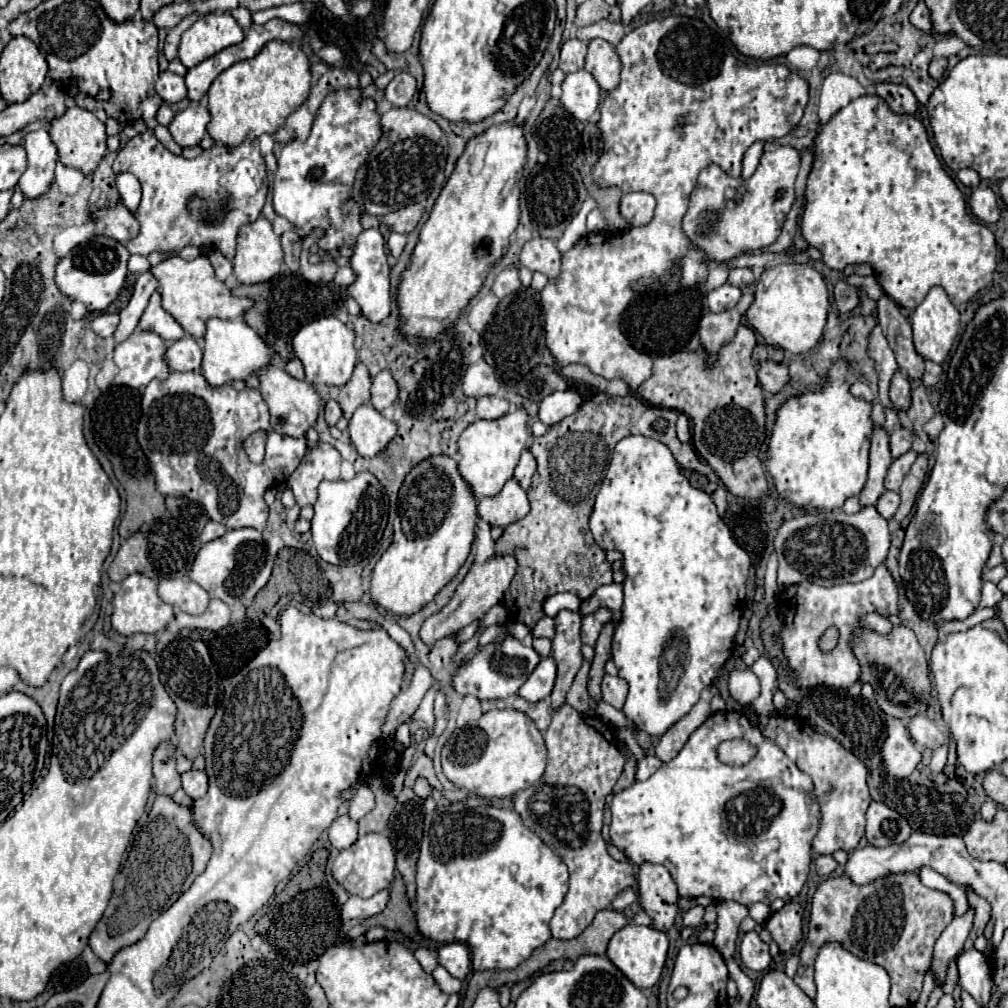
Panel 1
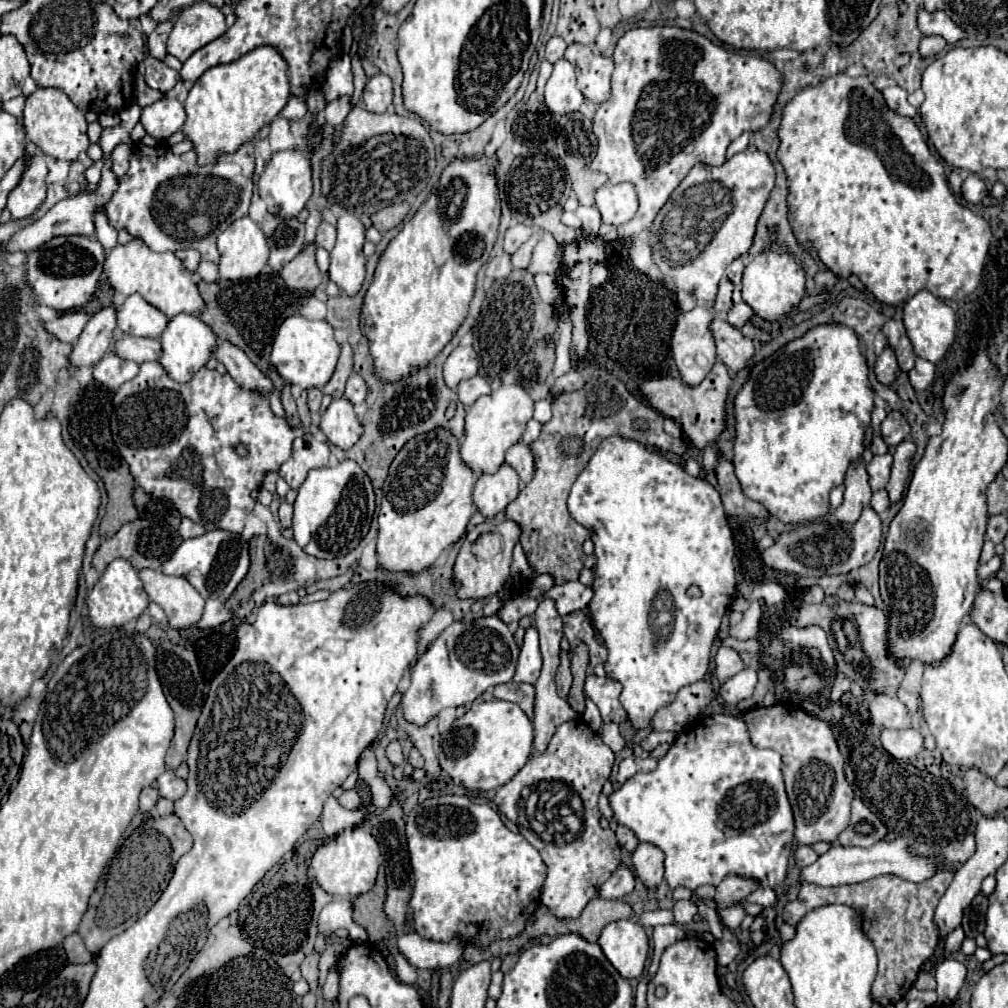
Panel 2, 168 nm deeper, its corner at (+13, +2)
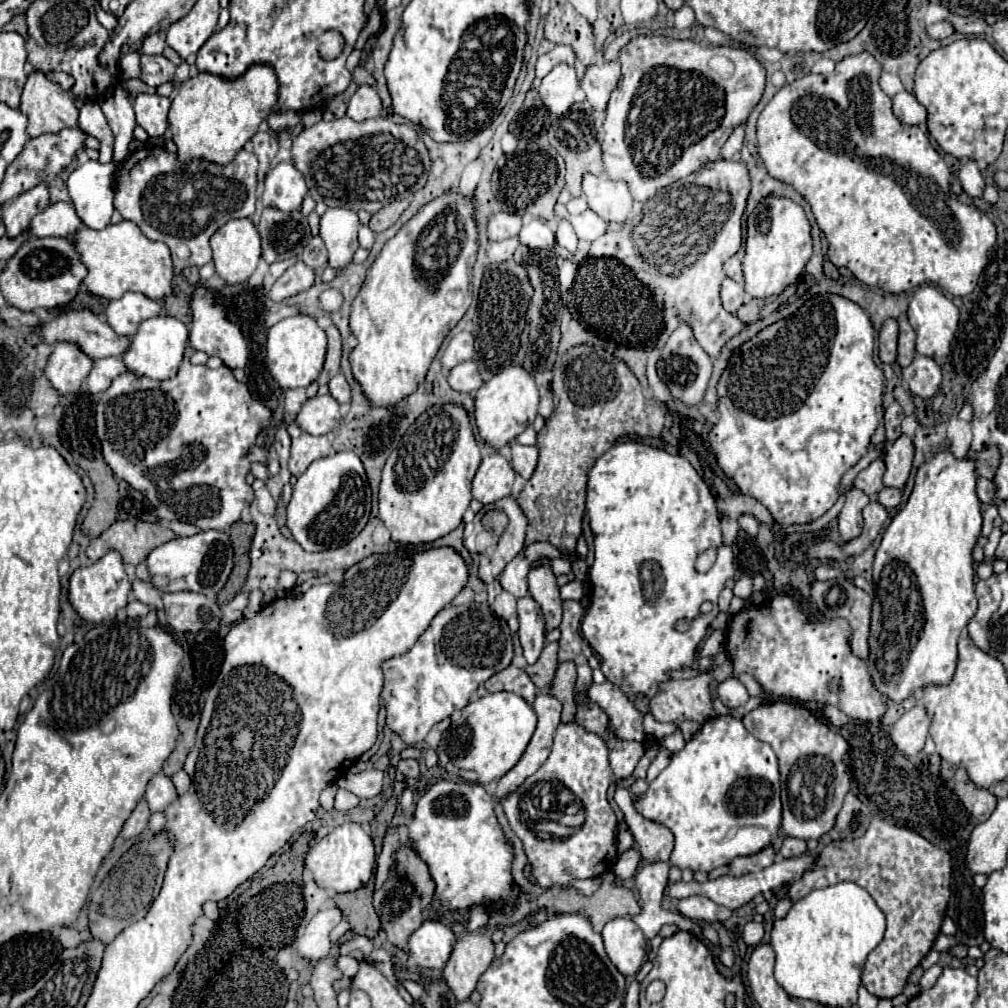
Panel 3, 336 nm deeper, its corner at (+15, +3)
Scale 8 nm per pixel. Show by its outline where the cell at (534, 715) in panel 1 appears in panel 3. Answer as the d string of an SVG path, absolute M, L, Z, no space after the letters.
M513 664L501 672L497 672L493 678L485 682L487 692L513 692L521 698L525 698L527 704L533 704L537 688L533 686L531 678L525 674L525 670L515 668Z

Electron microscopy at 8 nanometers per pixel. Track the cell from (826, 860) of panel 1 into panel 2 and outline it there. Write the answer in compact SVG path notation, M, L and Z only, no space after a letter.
M799 845L797 849L795 849L795 853L793 853L793 857L795 857L795 863L797 863L797 867L807 867L807 863L815 863L815 859L819 857L811 847L805 847L805 845Z

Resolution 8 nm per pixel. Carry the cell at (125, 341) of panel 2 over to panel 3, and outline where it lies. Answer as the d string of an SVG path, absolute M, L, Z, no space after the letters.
M71 310L71 312L55 316L53 320L45 322L41 326L41 338L49 344L53 344L55 340L75 342L93 360L101 360L101 358L107 358L107 356L121 356L121 354L125 354L125 346L129 346L127 336L119 336L107 322L101 322L89 310Z

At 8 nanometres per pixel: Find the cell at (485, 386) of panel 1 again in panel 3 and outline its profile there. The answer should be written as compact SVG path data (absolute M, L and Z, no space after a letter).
M459 332L447 346L441 362L443 362L443 368L447 370L453 370L453 366L461 364L461 362L467 362L467 360L473 360L475 356L475 348L473 348L473 336L471 332Z

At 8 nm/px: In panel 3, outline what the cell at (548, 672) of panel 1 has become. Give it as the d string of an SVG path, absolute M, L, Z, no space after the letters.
M525 596L517 600L517 614L519 614L519 640L523 646L523 656L527 664L537 662L541 650L545 646L545 618L539 610L539 604Z

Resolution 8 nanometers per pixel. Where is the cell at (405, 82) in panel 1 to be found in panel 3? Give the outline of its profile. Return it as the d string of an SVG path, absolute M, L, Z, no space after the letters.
M359 86L359 90L353 94L349 108L347 108L347 116L363 122L367 118L377 118L381 114L381 98L375 90L375 86Z

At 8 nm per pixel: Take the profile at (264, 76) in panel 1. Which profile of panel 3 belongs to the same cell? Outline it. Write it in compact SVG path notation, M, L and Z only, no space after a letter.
M251 64L245 74L237 78L223 78L217 74L201 72L189 78L175 92L169 110L169 128L177 144L179 162L207 160L219 166L229 164L247 140L257 132L259 124L267 120L277 104L279 82L269 64Z

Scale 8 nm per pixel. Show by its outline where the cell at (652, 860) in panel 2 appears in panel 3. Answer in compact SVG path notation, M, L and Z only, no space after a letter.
M617 786L615 790L615 802L625 814L625 820L635 836L635 844L639 848L641 860L651 864L651 862L669 862L669 854L673 850L673 836L667 828L661 824L655 824L641 814L635 812L633 802L631 802L631 792L625 786Z

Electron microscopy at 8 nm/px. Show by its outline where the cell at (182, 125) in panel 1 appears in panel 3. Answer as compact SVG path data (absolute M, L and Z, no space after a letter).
M139 94L133 100L137 124L151 136L163 136L167 130L167 114L171 108L171 100L157 94Z

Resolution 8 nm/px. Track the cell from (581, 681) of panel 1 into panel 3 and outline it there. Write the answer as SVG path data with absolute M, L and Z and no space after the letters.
M549 642L545 644L539 660L533 666L527 666L525 672L541 692L549 692L555 678L555 670L557 670L557 644Z

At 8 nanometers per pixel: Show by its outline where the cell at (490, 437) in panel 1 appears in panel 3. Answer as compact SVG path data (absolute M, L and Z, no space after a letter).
M509 366L485 382L475 394L475 424L479 436L499 452L509 444L511 438L517 438L537 416L539 392L533 376L521 366Z

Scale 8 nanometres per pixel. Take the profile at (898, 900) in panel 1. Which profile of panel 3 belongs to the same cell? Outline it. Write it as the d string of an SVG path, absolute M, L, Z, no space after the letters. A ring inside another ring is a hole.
M873 816L865 836L851 842L841 840L827 844L819 854L815 870L793 882L787 896L791 902L797 902L805 898L805 894L837 882L857 882L857 886L869 890L887 918L887 930L883 942L867 958L863 986L877 998L895 998L901 994L909 974L921 964L941 932L939 928L951 896L951 872L953 858L947 850L933 846L917 832L887 824L879 816ZM883 868L891 868L897 874L897 880L883 880Z

